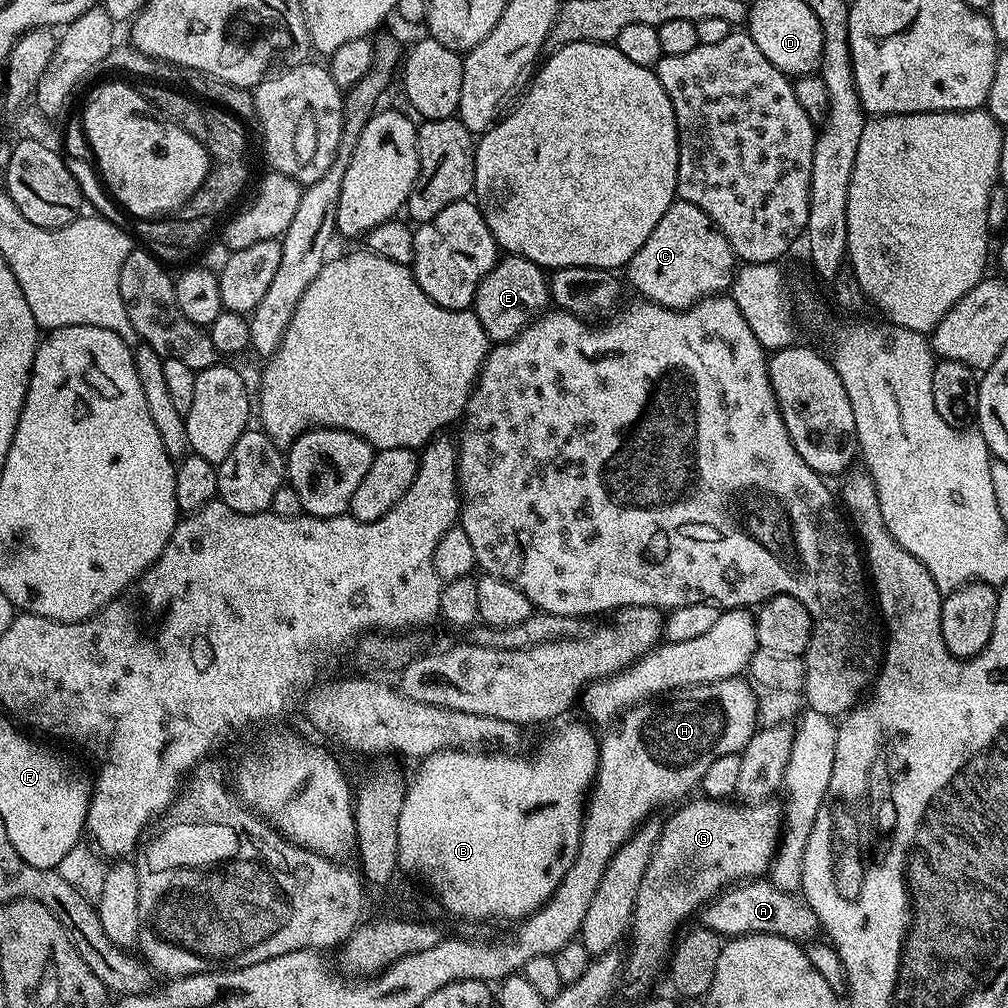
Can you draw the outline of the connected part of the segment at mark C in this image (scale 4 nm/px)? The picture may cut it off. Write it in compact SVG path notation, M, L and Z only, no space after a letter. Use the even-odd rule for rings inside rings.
M682 199L673 200L672 204L662 214L658 226L654 226L650 238L642 242L642 250L630 258L626 265L628 280L637 292L637 297L651 300L653 304L661 304L663 308L688 308L705 296L724 294L731 289L732 279L736 276L738 261L728 239L722 230L716 228L716 223L708 217L701 208Z

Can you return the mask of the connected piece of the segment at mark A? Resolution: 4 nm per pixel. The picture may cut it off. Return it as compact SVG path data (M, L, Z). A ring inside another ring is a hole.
M757 878L731 885L708 901L702 909L703 927L717 932L722 938L749 936L750 934L774 934L787 940L812 942L821 935L820 919L810 905L799 895L778 890L771 879Z

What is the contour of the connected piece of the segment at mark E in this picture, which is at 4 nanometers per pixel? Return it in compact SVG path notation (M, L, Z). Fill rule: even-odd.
M504 254L497 259L490 274L482 278L476 297L472 299L471 311L476 313L478 322L482 322L482 330L486 330L489 341L504 344L507 340L513 340L549 308L548 276L545 269L521 256Z

